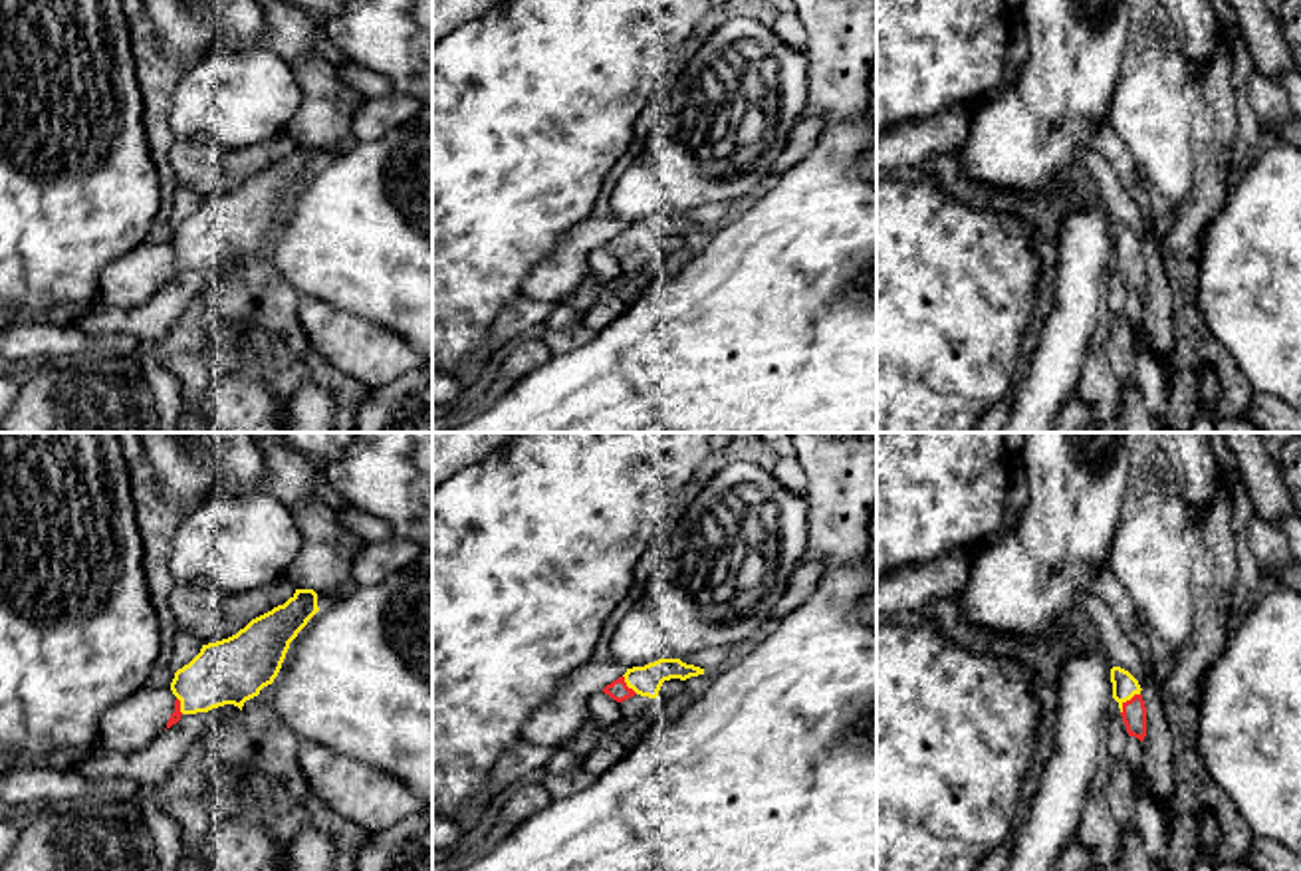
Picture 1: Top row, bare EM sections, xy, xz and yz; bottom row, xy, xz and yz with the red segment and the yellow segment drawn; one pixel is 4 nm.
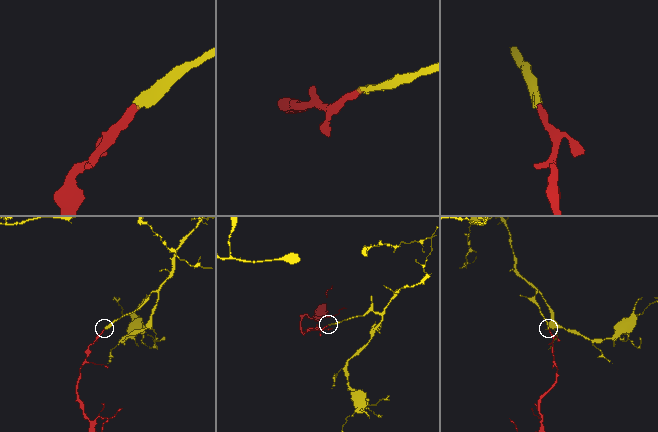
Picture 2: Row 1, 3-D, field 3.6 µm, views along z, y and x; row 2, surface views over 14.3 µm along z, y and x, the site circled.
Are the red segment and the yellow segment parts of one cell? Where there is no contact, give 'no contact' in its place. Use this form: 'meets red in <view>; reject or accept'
meets red in yz; accept

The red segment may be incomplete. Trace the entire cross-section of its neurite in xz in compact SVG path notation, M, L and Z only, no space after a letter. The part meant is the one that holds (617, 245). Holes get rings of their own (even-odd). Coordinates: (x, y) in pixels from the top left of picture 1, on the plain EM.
M658 214L645 222L627 224L623 232L603 244L613 256L623 258L635 250L656 254L664 236L704 230L704 224L686 220L680 214Z

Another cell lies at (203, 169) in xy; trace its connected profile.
M288 131L234 153L216 153L200 143L175 139L169 159L177 181L208 200L236 190L252 175L284 161L294 149L296 143Z

